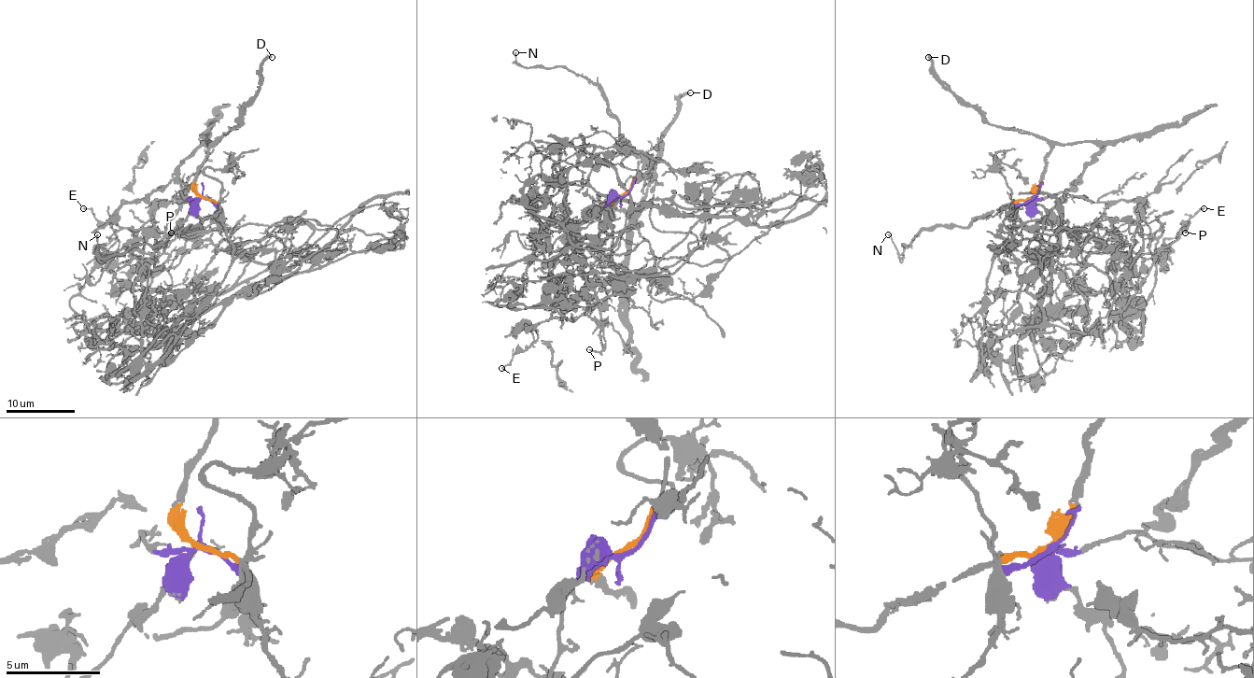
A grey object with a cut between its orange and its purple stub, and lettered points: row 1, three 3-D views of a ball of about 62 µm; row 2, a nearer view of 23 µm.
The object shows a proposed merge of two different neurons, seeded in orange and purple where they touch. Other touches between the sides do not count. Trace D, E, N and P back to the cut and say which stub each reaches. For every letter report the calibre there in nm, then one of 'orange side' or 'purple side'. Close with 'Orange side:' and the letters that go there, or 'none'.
D: calibre 260 nm; orange side
E: calibre 130 nm; purple side
N: calibre 120 nm; orange side
P: calibre 130 nm; purple side
Orange side: D, N

